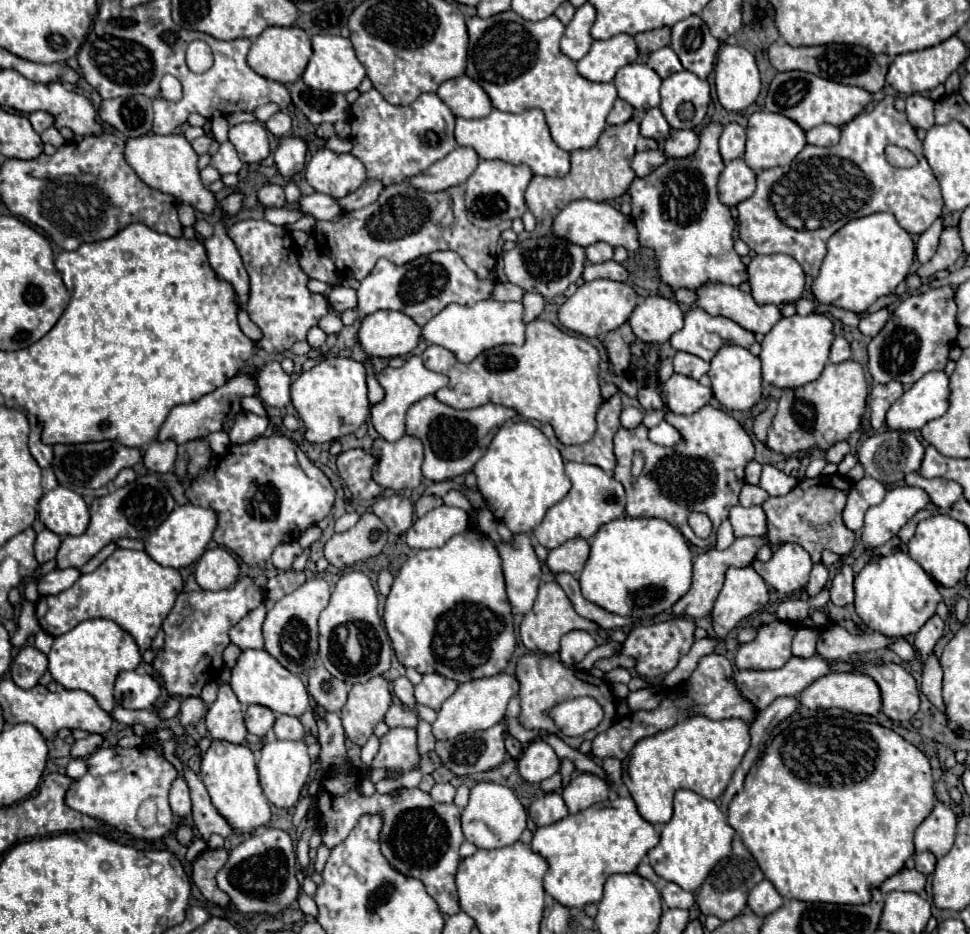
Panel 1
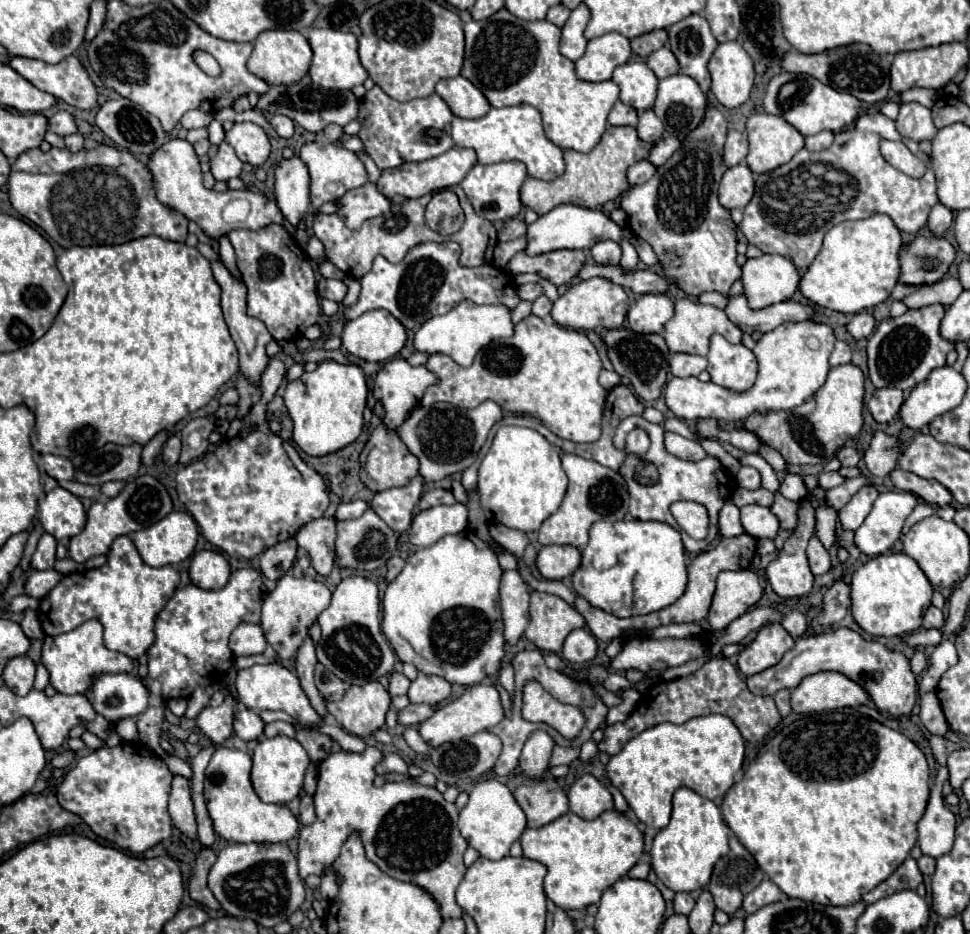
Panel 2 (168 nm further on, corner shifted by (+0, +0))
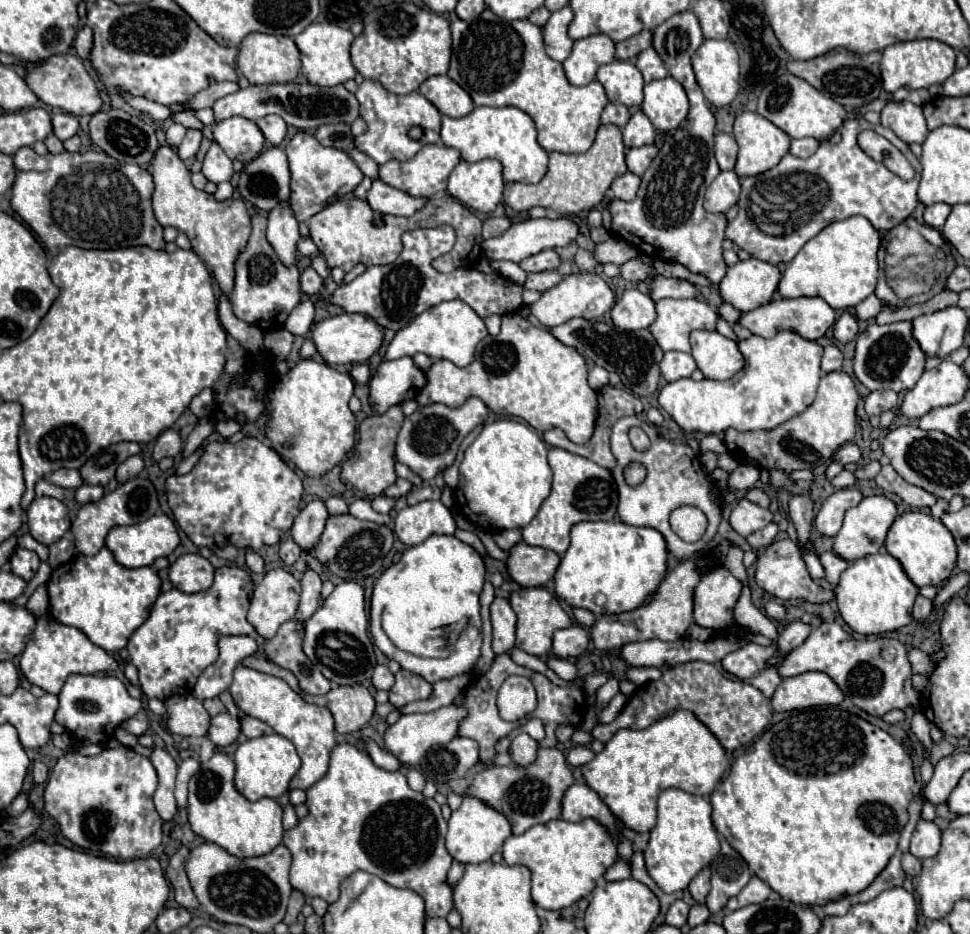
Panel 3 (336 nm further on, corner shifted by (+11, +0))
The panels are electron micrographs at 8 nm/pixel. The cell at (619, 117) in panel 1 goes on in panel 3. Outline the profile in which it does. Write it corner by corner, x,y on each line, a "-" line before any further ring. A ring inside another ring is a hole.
609,103
603,109
603,113
601,113
601,123
613,123
613,125
617,125
617,127
623,129
625,123
629,121
629,117
631,117
631,113
629,113
629,109
625,105
613,105
613,103

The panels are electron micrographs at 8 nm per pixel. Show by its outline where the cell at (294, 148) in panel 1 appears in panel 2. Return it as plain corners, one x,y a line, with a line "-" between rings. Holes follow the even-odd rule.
298,155
290,159
282,159
276,165
274,179
276,179
274,181
276,203
284,213
284,217
296,227
310,207
306,163

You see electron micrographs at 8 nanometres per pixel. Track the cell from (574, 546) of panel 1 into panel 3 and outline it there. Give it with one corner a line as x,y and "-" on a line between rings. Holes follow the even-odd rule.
517,543
507,553
507,571
521,587
541,587
553,579
561,559
555,551

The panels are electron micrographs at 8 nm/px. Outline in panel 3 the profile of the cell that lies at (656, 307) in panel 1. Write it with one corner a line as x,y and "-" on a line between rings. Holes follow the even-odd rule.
627,289
623,297
613,305
611,319
623,331
645,329
657,317
655,303
649,293
641,293
639,289

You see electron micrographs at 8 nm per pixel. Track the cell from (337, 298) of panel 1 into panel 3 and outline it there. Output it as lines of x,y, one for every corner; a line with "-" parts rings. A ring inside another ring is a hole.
307,267
301,273
301,291
307,295
317,295
323,289
323,279
317,275
317,271
313,267

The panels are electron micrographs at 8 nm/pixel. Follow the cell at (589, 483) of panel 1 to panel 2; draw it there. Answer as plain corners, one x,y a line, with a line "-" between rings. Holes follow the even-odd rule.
562,455
562,469
566,471
570,485
566,497
558,509
552,513
538,531
540,545
574,545
580,551
588,545
588,529
592,523
604,521
620,521
628,513
628,487
620,473
596,463
582,459
578,455

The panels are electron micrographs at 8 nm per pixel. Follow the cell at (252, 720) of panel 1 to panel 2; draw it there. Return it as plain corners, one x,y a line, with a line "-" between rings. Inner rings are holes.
238,703
234,711
234,733
244,741
252,741
260,739
262,731
264,731
264,721
260,719
260,715

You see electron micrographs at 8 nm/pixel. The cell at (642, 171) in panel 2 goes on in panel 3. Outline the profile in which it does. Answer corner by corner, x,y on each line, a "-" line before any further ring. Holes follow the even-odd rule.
625,173
613,181
611,195
621,201
631,201
631,199
635,199
635,195
639,191
639,183
641,183
641,177
637,177
633,173

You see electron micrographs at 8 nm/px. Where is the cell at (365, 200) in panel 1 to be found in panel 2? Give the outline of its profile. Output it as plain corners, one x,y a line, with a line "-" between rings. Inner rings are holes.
452,147
450,151
446,151
444,155
438,155
434,159
420,161
420,163
406,163
404,167
382,171
376,187
388,199
394,199
394,197
408,197
408,199
422,197
430,191
440,191
440,189
458,185
474,165
476,165
476,151
466,149
466,147

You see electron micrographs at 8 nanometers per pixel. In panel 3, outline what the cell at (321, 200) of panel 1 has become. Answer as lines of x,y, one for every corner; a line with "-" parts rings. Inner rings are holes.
373,181
373,187
369,191
367,201
379,213
411,217
415,211
419,211
427,205
429,197
413,197
413,195
399,191
383,181

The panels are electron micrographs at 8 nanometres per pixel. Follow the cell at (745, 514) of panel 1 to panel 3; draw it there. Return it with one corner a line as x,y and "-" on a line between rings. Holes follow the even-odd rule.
741,499
735,505
735,509
729,517
729,523
739,535
747,537
757,529
763,529
767,523
771,523
771,519
773,519
773,515
769,509
763,509
755,503
751,503
749,499

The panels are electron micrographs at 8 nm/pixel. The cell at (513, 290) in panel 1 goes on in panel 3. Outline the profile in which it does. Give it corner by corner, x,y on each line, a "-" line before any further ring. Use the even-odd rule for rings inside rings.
541,271
541,273
529,273
527,283
523,285
525,289
535,289
535,291
547,291
555,287
563,275
559,271

